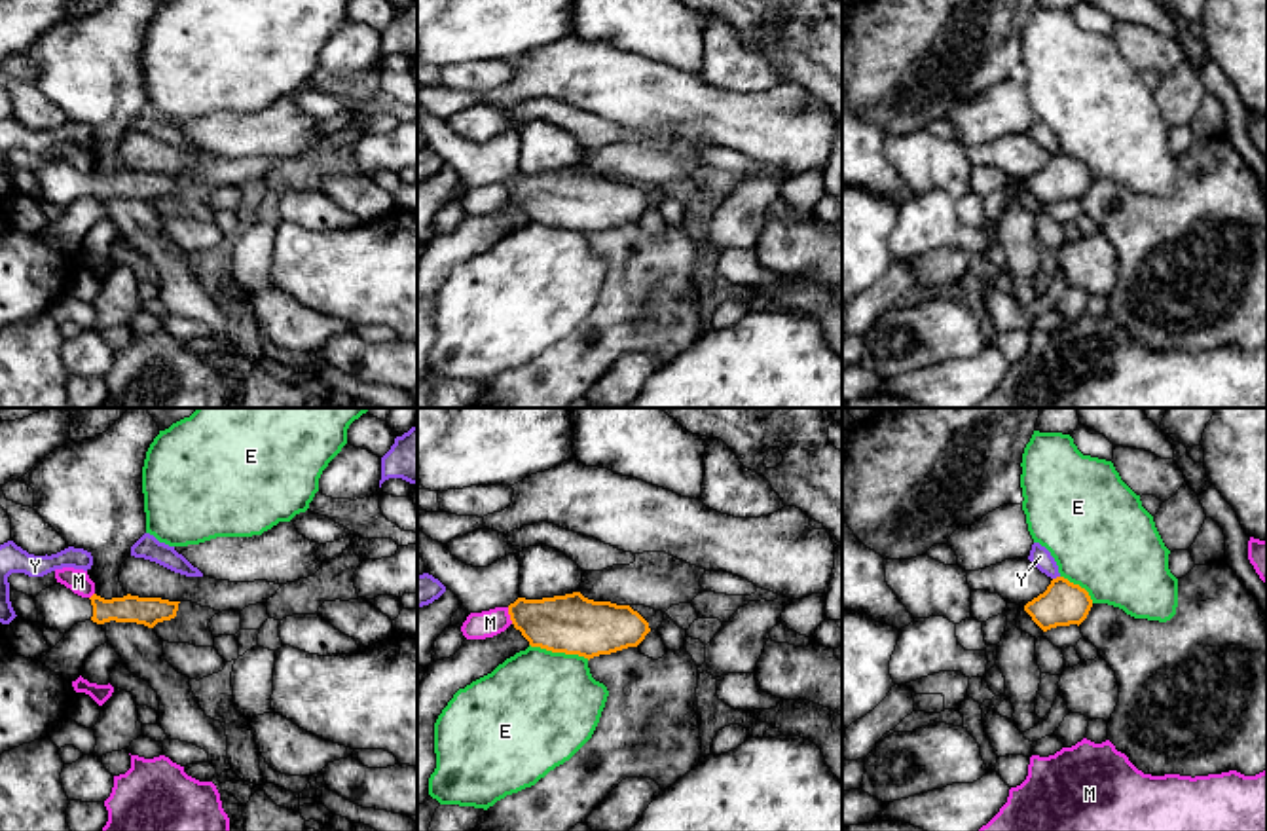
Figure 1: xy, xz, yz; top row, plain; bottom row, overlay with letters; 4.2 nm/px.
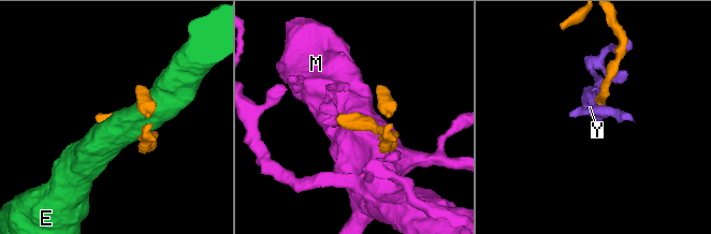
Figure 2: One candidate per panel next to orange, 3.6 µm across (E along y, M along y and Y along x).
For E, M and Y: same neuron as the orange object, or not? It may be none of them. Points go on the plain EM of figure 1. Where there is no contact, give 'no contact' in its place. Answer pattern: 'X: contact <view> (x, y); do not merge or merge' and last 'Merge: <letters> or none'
E: contact xz (560, 226); do not merge
M: contact xz (509, 188); do not merge
Y: contact yz (1057, 152); do not merge
Merge: none

